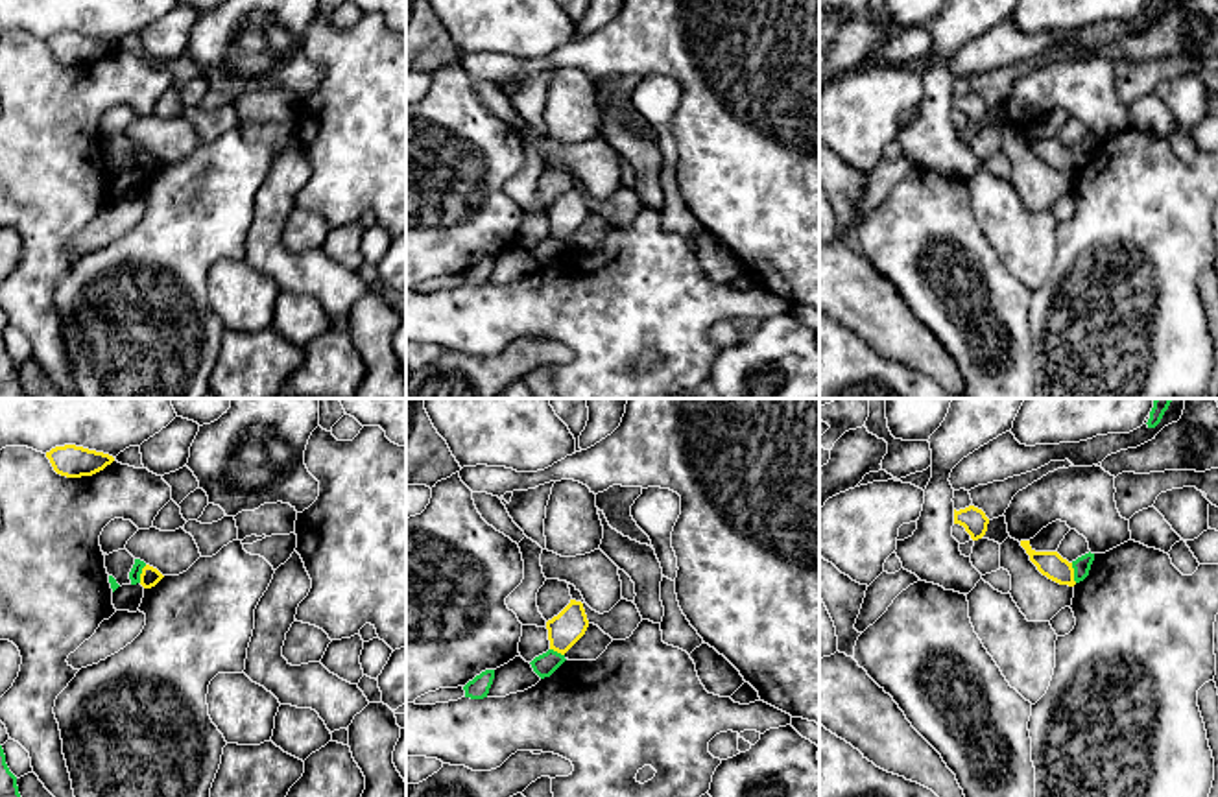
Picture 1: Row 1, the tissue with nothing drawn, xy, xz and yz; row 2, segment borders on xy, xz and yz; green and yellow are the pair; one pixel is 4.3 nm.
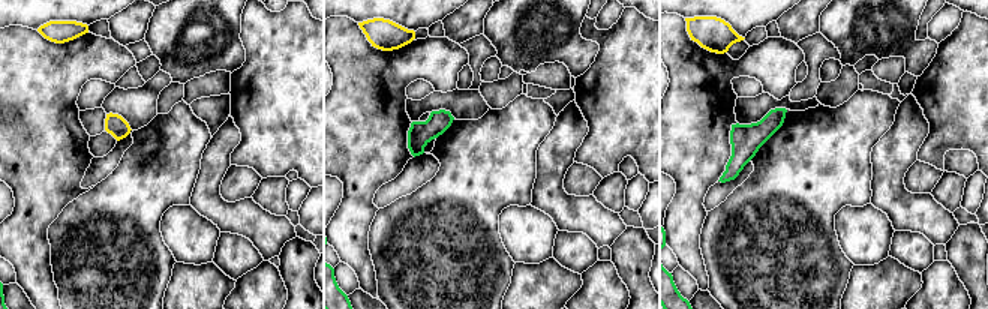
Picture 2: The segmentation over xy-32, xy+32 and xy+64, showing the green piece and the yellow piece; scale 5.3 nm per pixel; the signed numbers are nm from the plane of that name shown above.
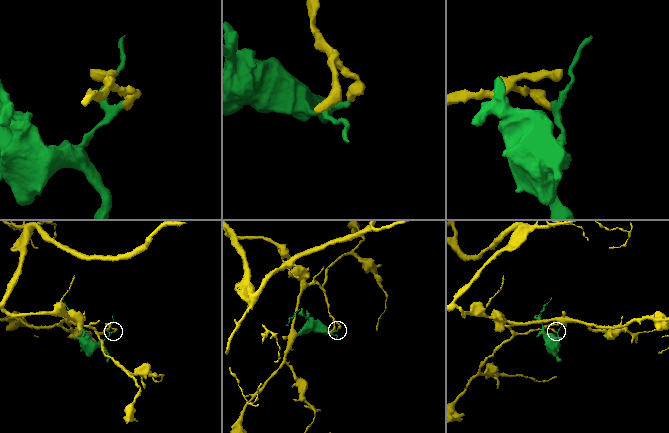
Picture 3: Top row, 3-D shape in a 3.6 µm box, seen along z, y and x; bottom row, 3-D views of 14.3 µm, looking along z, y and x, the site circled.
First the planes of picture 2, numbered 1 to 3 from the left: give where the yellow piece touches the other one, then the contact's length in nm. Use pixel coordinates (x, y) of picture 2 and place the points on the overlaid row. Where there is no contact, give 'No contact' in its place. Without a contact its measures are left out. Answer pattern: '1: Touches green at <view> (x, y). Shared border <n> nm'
1: No contact
2: No contact
3: No contact

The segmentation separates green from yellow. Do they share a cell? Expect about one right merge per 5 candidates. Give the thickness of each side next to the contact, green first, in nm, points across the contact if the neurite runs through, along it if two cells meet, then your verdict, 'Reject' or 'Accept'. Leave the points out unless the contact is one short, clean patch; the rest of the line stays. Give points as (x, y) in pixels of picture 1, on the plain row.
Thickness 80 nm (green) against 110 nm. Boundary: yz (1071, 150), (1076, 168). Reject

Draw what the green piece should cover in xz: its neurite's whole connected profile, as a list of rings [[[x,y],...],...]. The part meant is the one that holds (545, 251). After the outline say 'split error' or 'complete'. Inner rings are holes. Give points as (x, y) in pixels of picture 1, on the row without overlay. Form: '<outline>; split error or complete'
[[[548,236],[546,240],[535,244],[530,251],[533,255],[533,258],[544,266],[550,264],[563,249],[565,249],[565,242]]]; complete

